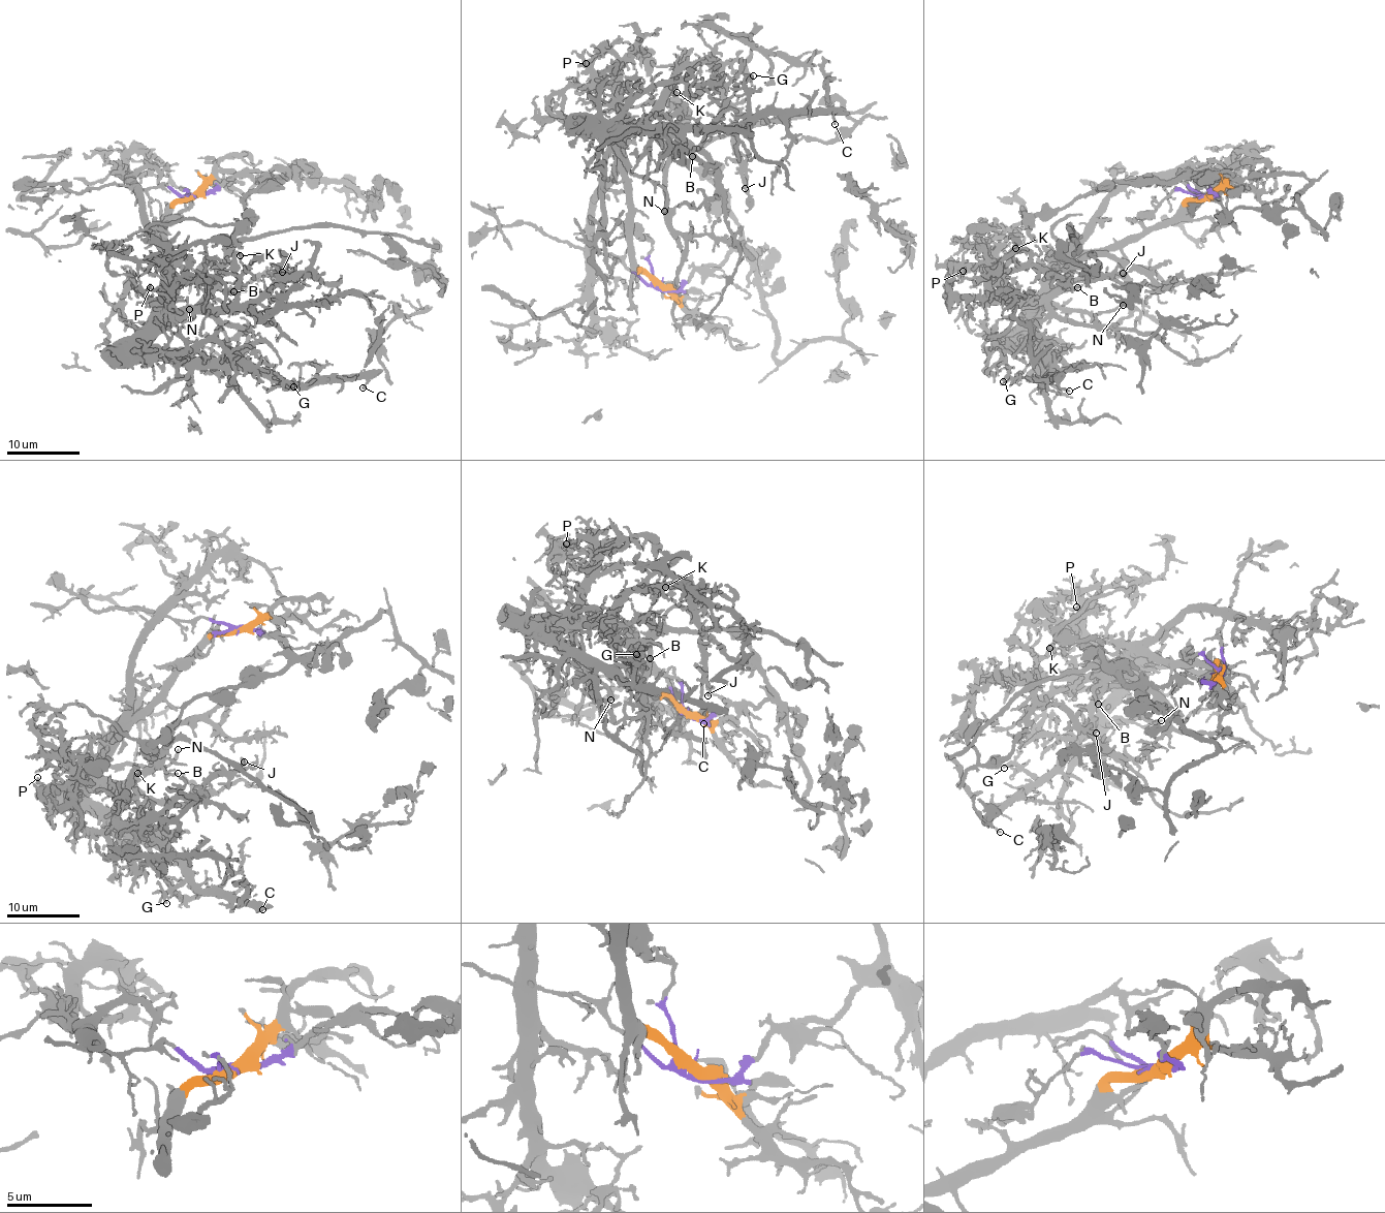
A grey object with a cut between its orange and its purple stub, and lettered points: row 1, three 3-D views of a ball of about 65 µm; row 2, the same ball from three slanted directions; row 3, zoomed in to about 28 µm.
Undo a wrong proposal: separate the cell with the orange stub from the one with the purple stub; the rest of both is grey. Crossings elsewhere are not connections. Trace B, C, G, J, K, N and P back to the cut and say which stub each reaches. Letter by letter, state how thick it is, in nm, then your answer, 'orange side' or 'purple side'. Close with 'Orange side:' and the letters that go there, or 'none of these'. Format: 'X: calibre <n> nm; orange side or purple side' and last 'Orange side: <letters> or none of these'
B: calibre 190 nm; orange side
C: calibre 170 nm; orange side
G: calibre 120 nm; orange side
J: calibre 260 nm; orange side
K: calibre 190 nm; orange side
N: calibre 190 nm; orange side
P: calibre 280 nm; orange side
Orange side: B, C, G, J, K, N, P

